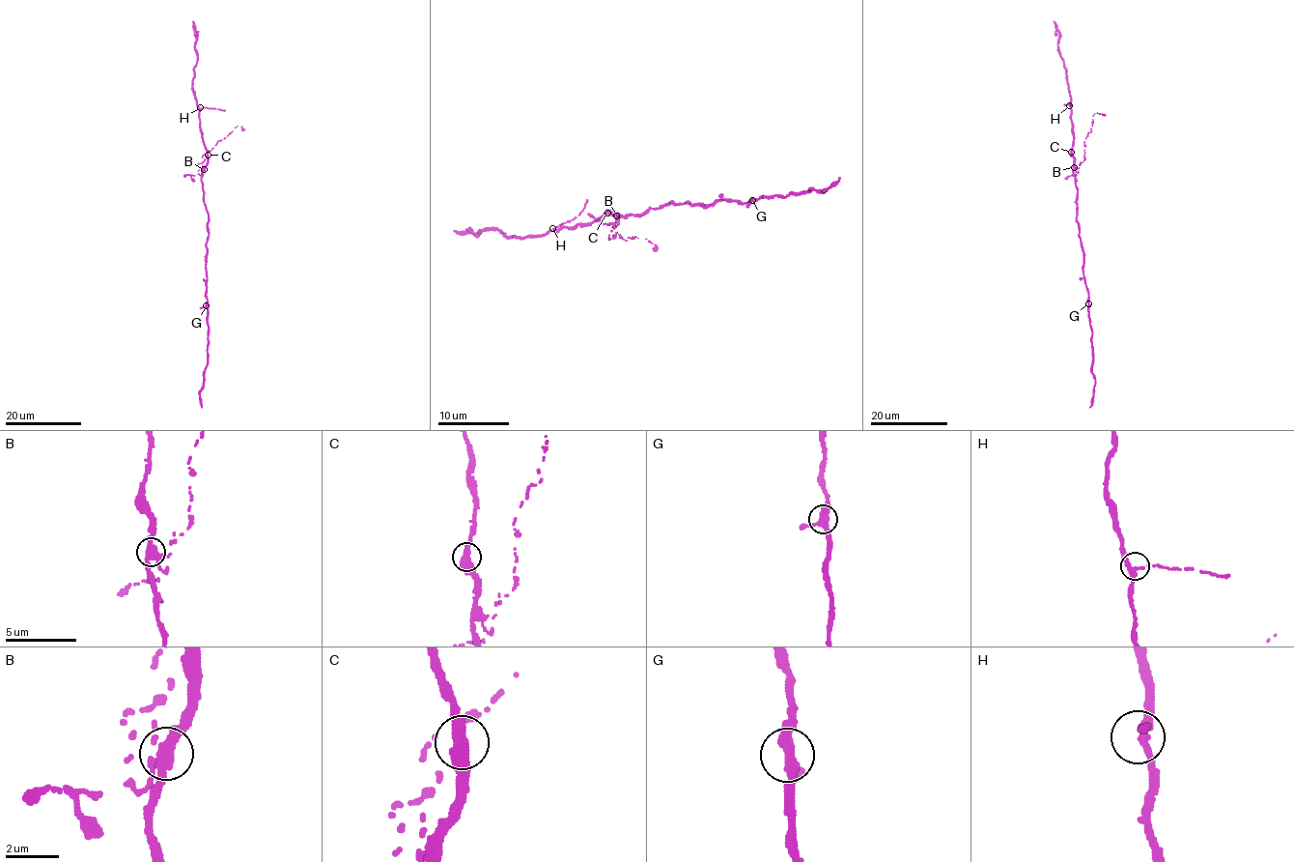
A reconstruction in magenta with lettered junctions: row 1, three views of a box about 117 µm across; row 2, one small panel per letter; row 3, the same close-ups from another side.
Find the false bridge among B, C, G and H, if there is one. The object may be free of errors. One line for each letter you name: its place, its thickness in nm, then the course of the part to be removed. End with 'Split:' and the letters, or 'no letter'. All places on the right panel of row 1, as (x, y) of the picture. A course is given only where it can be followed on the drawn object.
B: Place: (1074, 167). Thickness 380 nm. Course of the part to remove: (1074, 167), (1078, 172), (1083, 161), (1083, 143), (1091, 130), (1093, 115), (1105, 115)
Split: B

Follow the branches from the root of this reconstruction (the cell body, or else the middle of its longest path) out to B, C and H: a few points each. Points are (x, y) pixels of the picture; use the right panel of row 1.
B: (1076, 209), (1074, 167)
C: (1076, 209), (1071, 152)
H: (1076, 209), (1069, 105)

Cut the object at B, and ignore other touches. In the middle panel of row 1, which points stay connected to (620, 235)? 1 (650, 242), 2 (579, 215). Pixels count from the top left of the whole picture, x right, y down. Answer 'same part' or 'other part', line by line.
1: same part
2: other part

